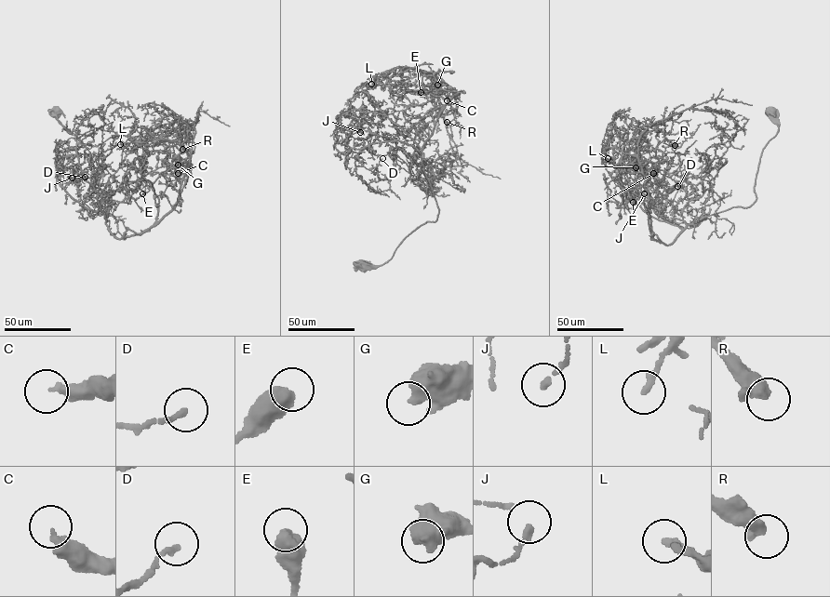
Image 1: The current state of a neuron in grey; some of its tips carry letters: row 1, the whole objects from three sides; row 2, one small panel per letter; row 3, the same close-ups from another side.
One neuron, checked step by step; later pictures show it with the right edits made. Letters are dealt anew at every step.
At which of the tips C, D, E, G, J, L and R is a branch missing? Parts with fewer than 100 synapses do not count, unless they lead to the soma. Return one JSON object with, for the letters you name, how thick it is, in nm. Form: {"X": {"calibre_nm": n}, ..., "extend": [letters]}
{"extend": []}

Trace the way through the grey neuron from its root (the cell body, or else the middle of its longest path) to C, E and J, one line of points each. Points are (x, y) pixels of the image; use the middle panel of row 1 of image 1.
C: (359, 265), (385, 263), (408, 234), (436, 220), (421, 151), (456, 92), (449, 91), (455, 103), (447, 100)
E: (359, 265), (385, 263), (408, 234), (437, 218), (421, 151), (449, 100), (408, 85), (409, 89), (421, 92)
J: (359, 265), (385, 263), (408, 234), (435, 220), (438, 212), (414, 139), (375, 112), (362, 117), (360, 132)

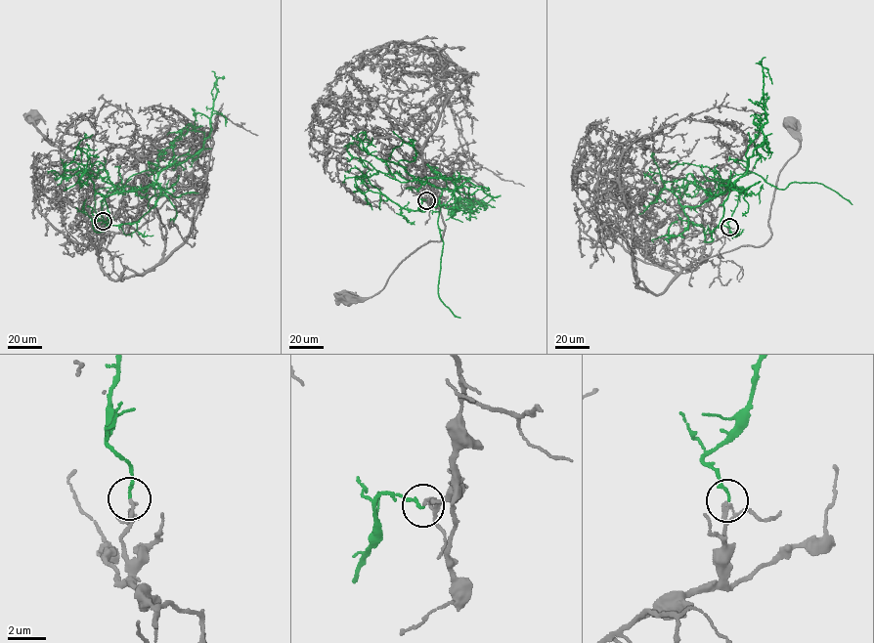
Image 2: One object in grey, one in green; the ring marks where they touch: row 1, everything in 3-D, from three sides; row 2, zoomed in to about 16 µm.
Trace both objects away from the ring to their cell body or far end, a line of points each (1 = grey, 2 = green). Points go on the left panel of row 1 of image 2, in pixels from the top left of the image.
1: (103, 221), (106, 231), (98, 248), (102, 241), (88, 213), (79, 172), (40, 134), (33, 113)
2: (103, 221), (101, 201), (109, 191), (152, 185), (157, 172), (129, 177), (119, 192), (97, 190), (98, 215)

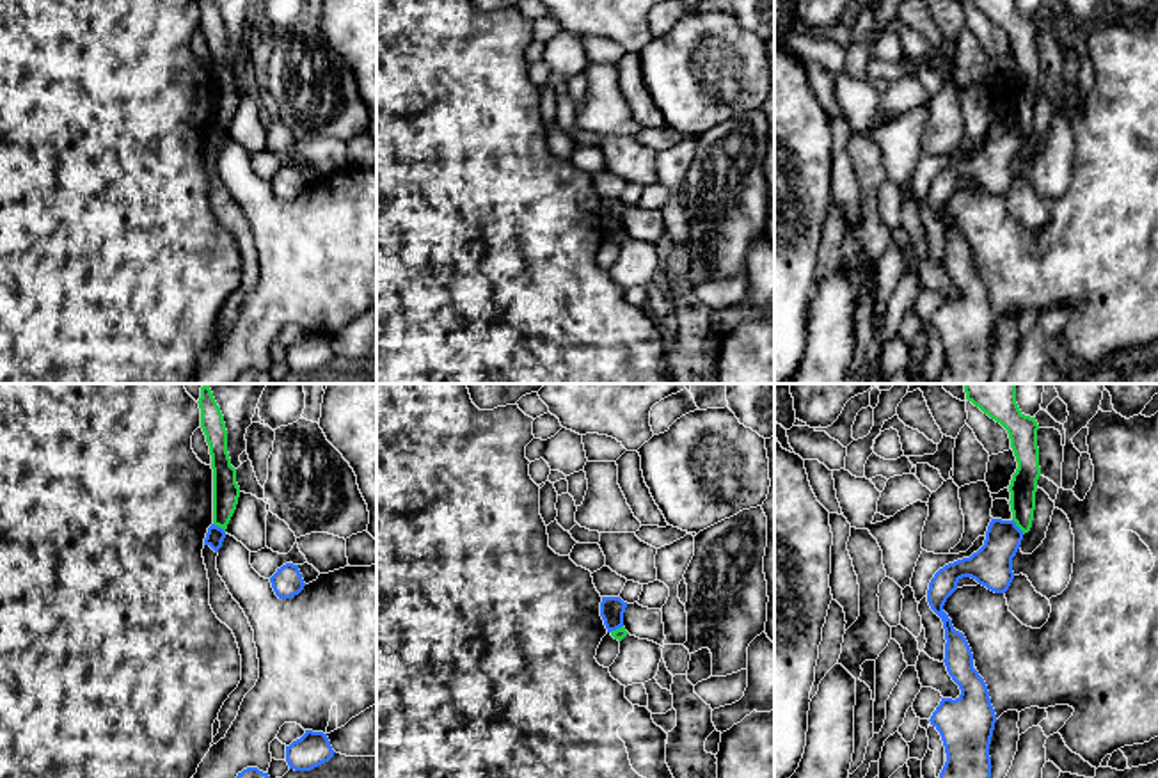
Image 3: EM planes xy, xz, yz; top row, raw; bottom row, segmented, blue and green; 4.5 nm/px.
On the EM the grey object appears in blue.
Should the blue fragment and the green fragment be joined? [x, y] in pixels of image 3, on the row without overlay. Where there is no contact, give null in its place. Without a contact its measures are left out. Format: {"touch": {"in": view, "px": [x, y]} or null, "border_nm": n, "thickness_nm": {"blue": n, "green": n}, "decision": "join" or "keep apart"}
{"touch": {"in": "yz", "px": [1016, 128]}, "border_nm": 90, "thickness_nm": {"blue": 190, "green": 130}, "decision": "keep apart"}

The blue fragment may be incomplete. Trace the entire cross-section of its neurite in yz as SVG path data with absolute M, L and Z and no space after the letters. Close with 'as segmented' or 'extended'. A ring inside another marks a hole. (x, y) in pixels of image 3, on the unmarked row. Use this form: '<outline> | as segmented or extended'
M991 121L984 147L970 160L940 171L929 185L927 204L945 231L943 265L961 291L956 302L941 300L929 322L947 355L938 384L989 384L989 346L996 325L987 288L973 270L972 250L964 236L954 231L943 208L963 179L972 179L995 195L1005 195L1014 181L1012 160L1021 142L1023 133L1014 123Z | as segmented

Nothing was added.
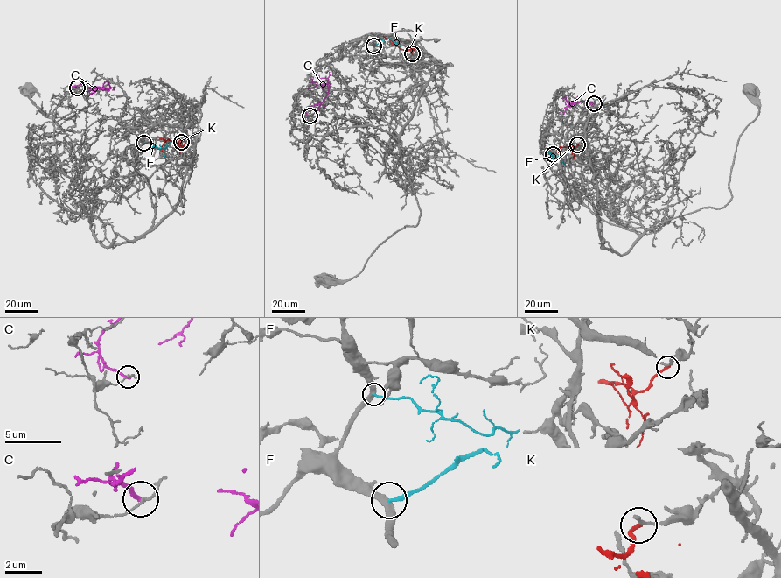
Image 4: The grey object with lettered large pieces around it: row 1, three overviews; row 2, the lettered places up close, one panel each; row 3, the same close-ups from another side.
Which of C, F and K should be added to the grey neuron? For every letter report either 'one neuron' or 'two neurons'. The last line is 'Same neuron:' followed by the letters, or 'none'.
C: two neurons
F: two neurons
K: two neurons
Same neuron: none

